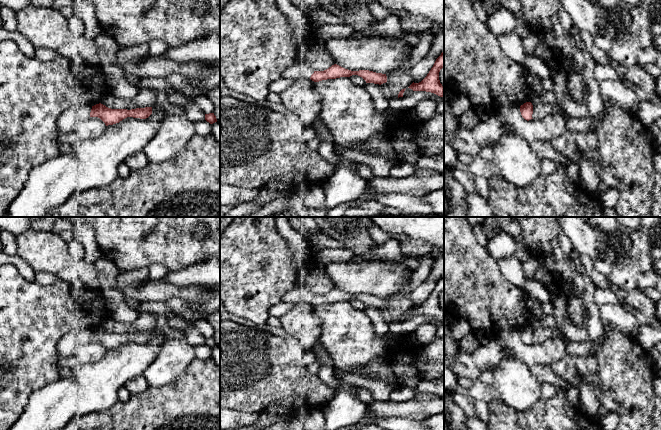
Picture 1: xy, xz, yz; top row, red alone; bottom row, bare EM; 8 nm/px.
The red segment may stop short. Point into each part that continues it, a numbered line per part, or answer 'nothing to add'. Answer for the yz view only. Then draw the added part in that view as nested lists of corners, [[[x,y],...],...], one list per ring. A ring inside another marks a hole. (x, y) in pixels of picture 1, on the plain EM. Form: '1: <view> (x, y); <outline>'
nothing to add

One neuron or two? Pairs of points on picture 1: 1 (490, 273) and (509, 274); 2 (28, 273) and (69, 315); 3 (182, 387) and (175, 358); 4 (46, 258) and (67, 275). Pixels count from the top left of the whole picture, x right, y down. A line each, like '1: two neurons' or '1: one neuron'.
1: two neurons
2: two neurons
3: two neurons
4: two neurons

